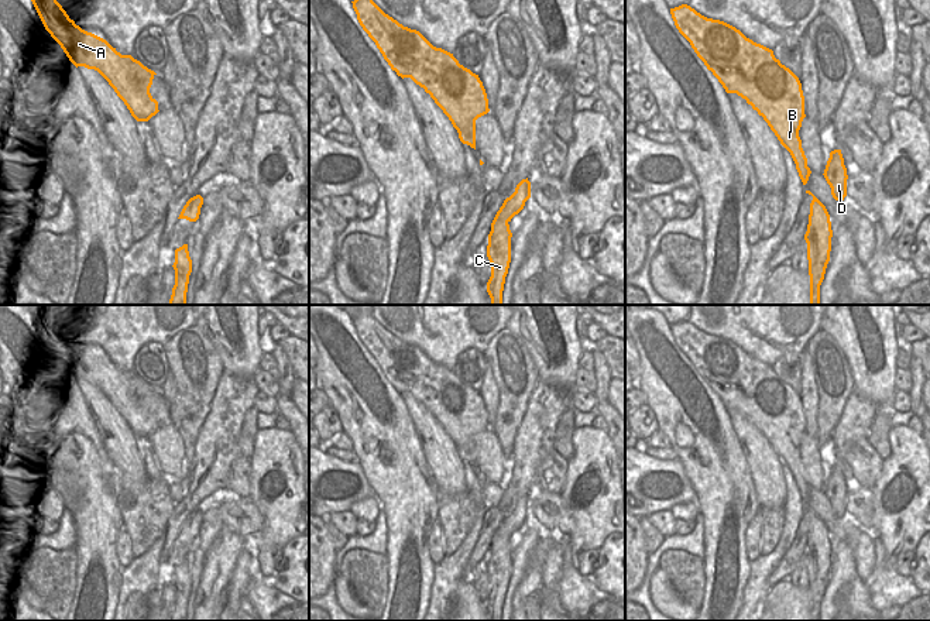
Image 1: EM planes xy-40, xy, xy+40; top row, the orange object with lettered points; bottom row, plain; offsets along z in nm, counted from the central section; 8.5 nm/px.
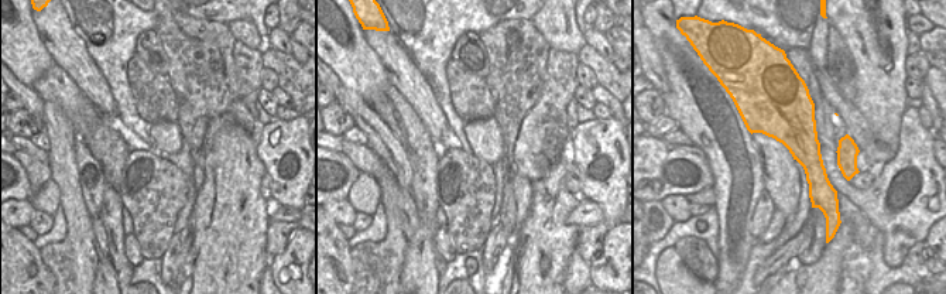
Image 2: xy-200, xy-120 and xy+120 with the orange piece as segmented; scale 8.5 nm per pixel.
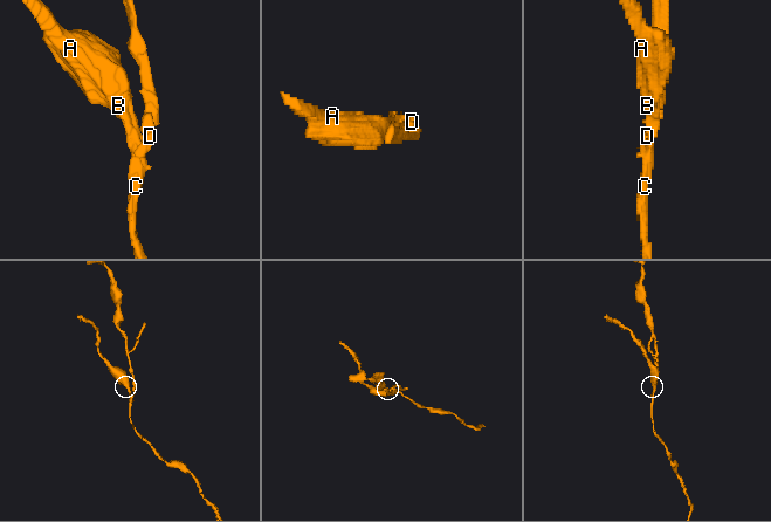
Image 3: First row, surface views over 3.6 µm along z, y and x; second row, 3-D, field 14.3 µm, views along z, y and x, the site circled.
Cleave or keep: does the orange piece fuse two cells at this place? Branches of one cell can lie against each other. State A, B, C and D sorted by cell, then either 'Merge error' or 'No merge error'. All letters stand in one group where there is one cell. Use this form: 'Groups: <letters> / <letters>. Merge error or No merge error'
Groups: A B C / D. Merge error

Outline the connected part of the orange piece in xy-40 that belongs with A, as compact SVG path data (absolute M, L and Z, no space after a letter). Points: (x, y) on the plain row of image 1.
M24 305L45 346L78 384L97 387L124 418L137 438L148 438L158 426L150 404L157 391L131 371L121 371L106 356L82 346L69 334L51 305Z

